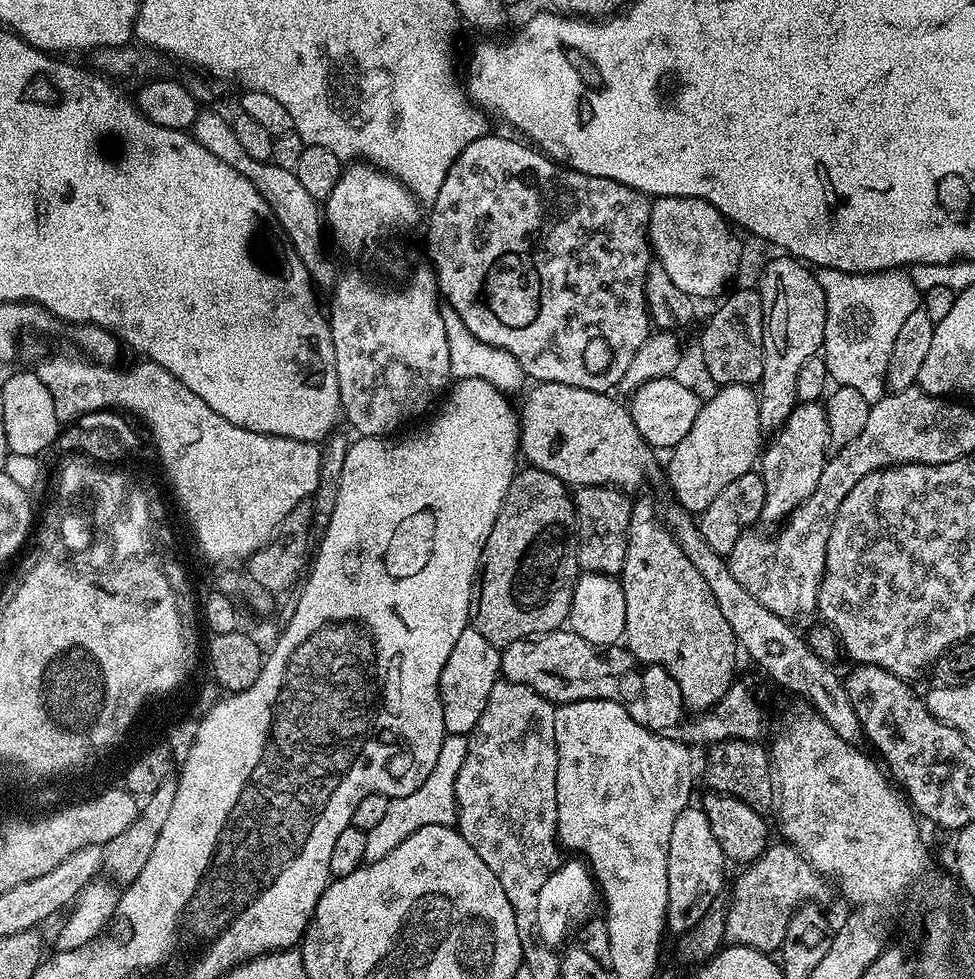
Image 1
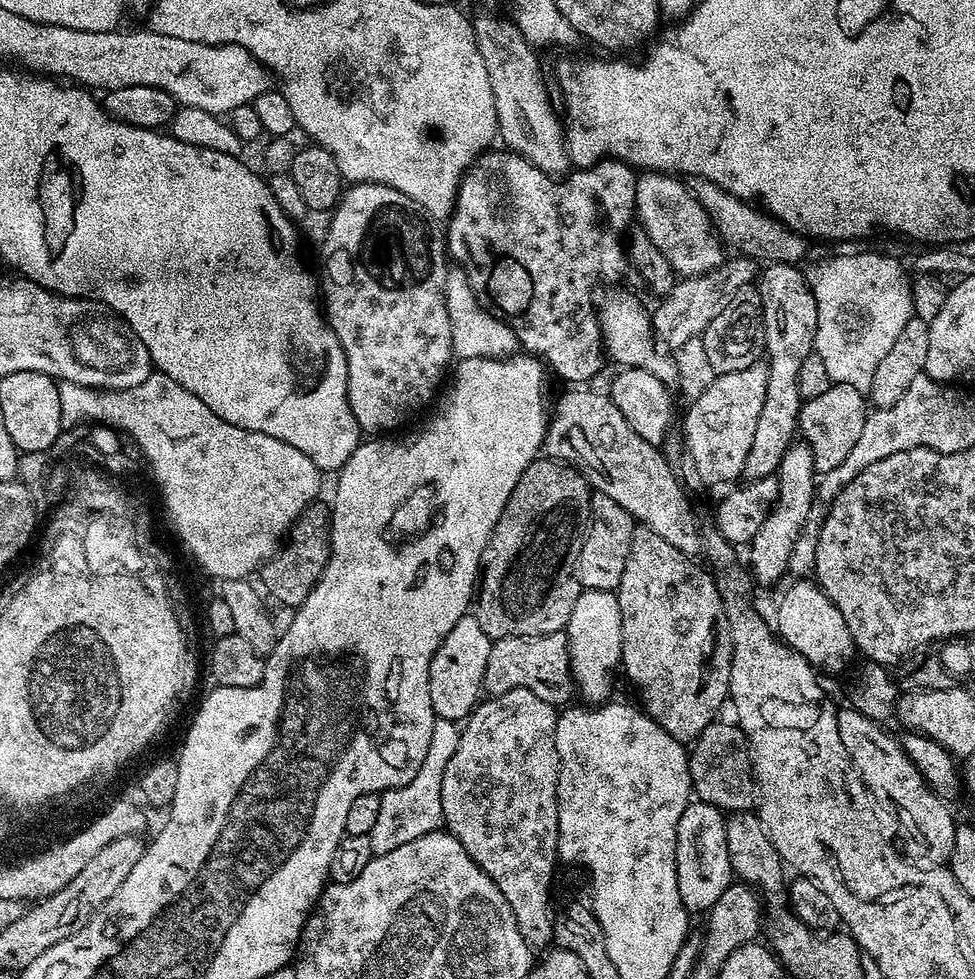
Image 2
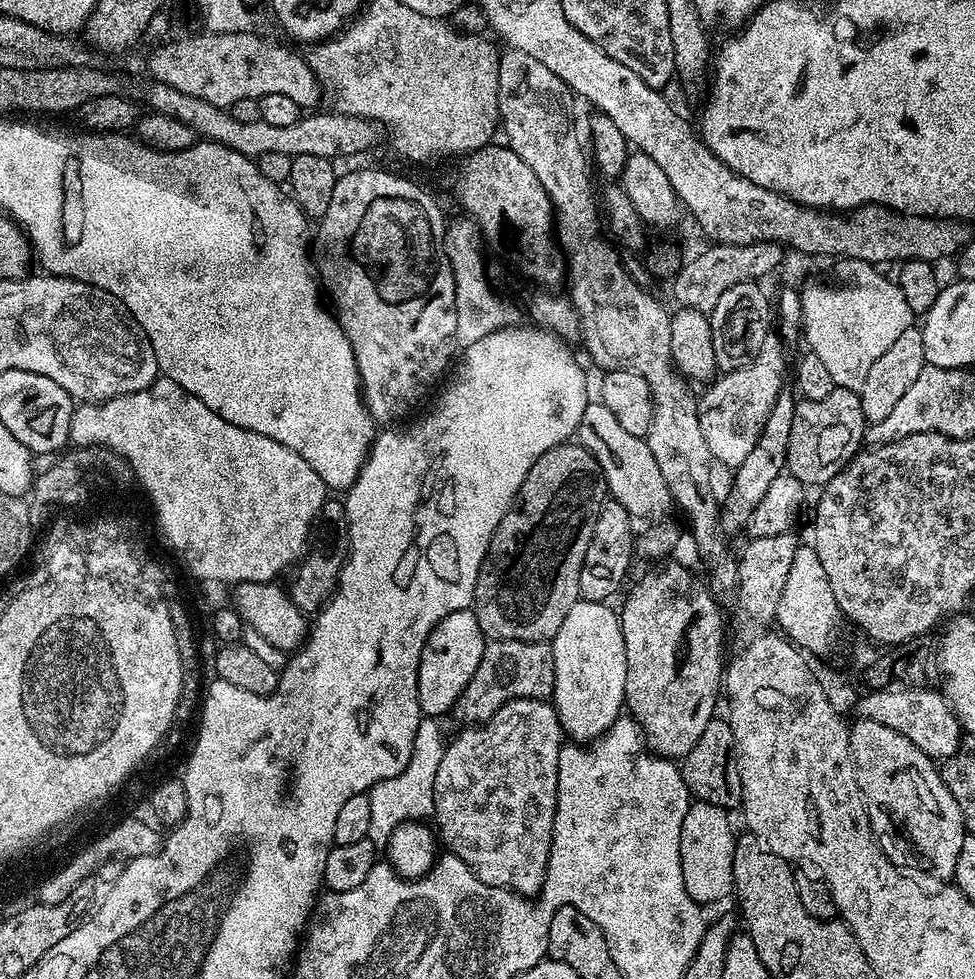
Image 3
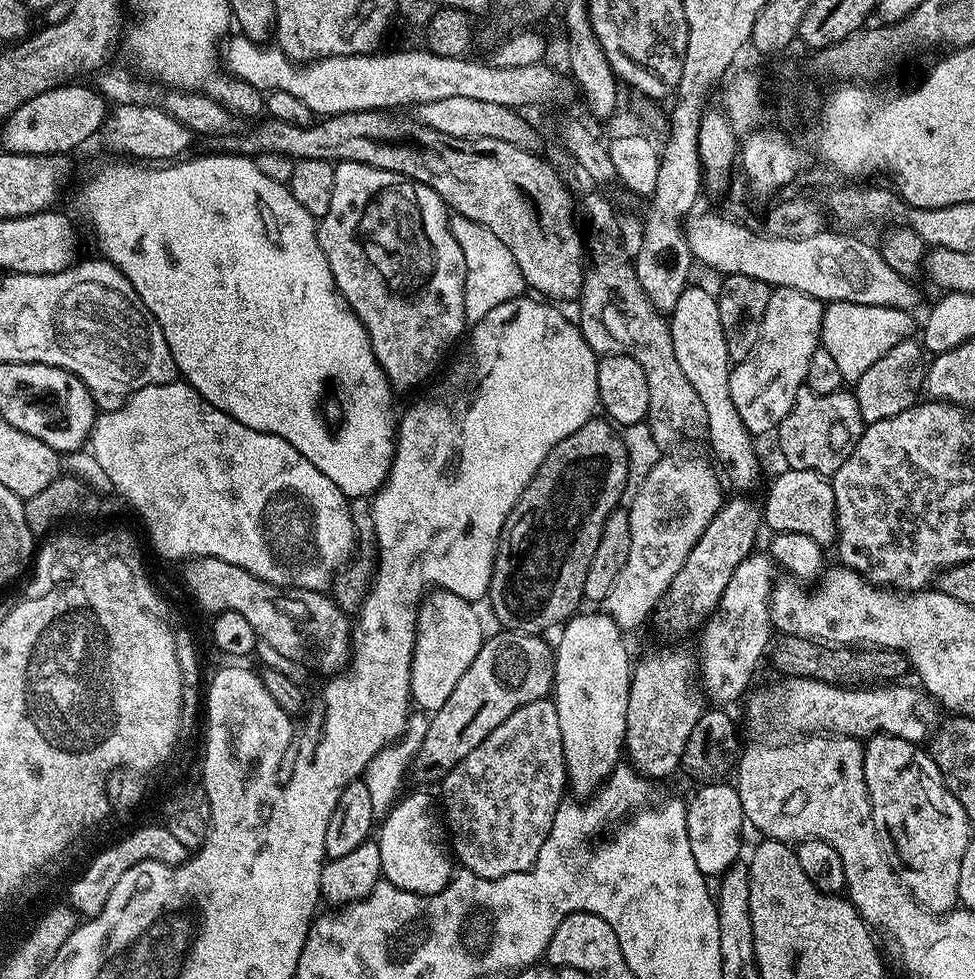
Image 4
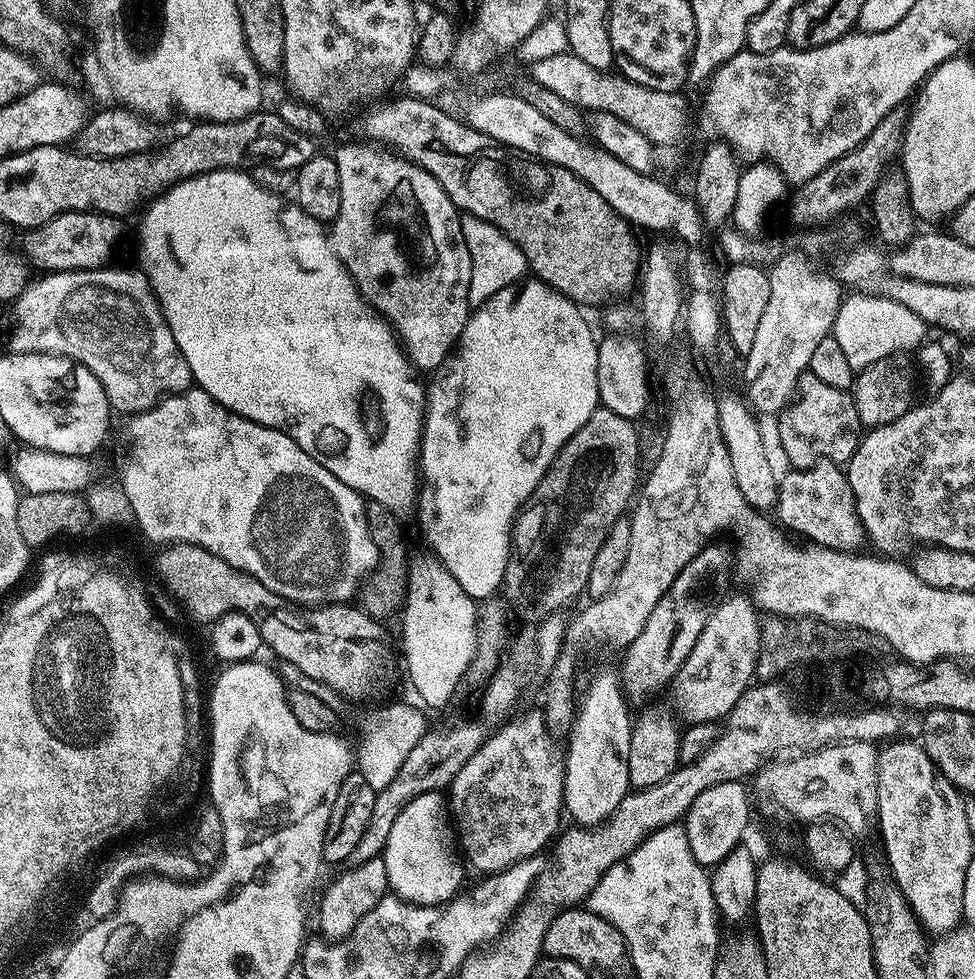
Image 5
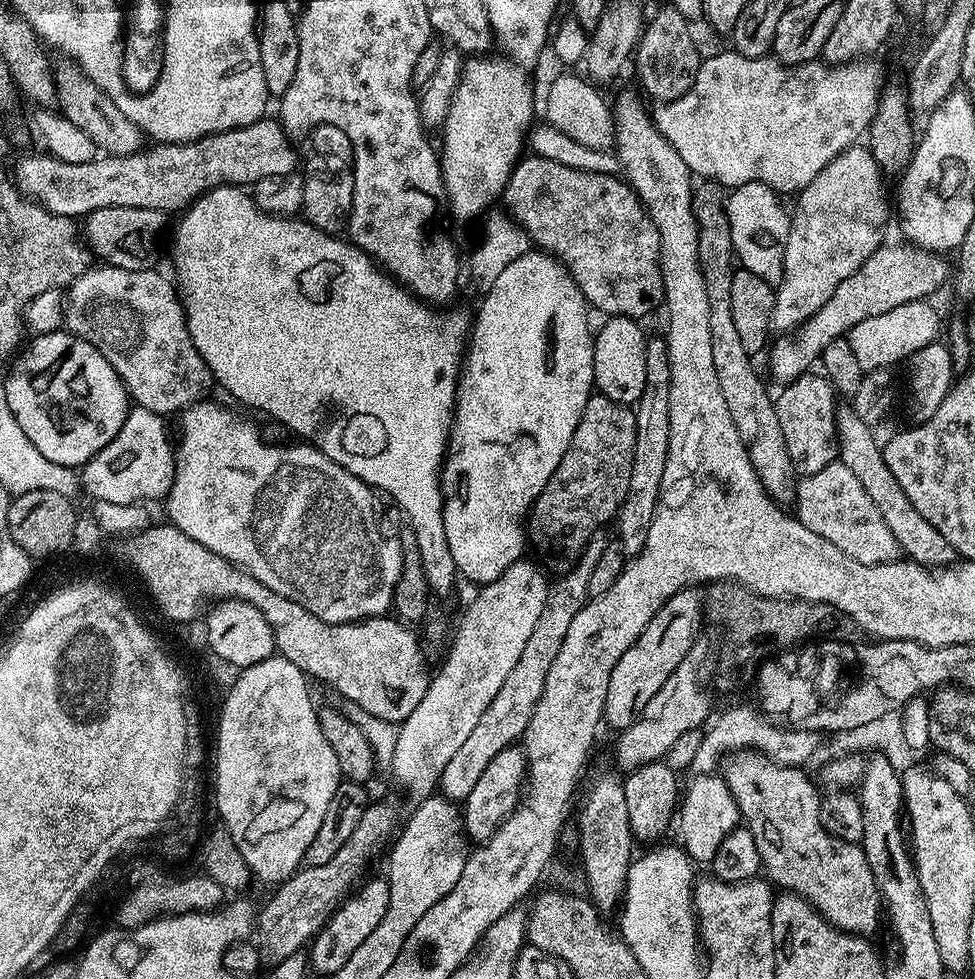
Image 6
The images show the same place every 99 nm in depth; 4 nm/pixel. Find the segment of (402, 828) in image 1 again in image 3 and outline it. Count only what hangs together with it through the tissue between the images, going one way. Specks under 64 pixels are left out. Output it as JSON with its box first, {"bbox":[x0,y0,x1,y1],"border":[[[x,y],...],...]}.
{"bbox":[367,719,446,846],"border":[[[421,719],[416,737],[412,743],[412,757],[408,765],[396,776],[373,784],[367,793],[370,798],[370,830],[368,839],[377,846],[387,845],[392,832],[404,821],[415,821],[432,812],[432,787],[438,774],[438,762],[442,762],[442,754],[446,747],[440,741],[440,728],[435,719]]]}

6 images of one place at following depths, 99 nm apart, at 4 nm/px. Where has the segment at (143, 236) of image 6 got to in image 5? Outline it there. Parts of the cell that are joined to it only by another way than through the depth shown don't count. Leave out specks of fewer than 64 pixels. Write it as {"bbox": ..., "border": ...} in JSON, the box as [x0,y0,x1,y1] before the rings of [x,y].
{"bbox":[27,211,123,272],"border":[[[70,211],[54,217],[27,233],[27,257],[44,272],[70,272],[82,269],[100,269],[110,263],[111,249],[122,236],[123,221],[102,212]]]}

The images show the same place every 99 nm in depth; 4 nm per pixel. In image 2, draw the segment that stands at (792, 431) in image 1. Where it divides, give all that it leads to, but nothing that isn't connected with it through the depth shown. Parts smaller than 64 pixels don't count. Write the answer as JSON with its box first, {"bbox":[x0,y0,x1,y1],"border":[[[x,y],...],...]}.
{"bbox":[747,442,818,584],"border":[[[803,442],[793,443],[782,458],[779,470],[780,493],[766,522],[758,526],[751,544],[747,545],[748,564],[752,567],[751,579],[760,584],[772,584],[784,576],[784,571],[792,564],[792,551],[797,538],[804,531],[804,525],[812,512],[812,499],[818,496],[818,473],[814,466],[812,451]]]}

